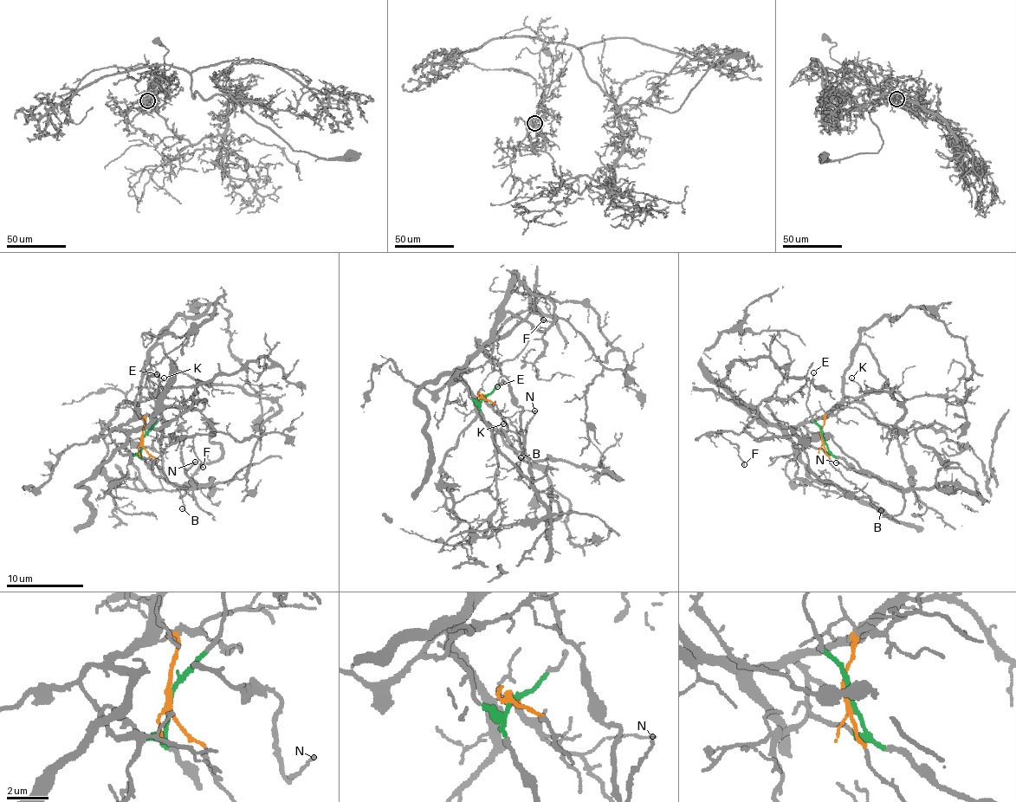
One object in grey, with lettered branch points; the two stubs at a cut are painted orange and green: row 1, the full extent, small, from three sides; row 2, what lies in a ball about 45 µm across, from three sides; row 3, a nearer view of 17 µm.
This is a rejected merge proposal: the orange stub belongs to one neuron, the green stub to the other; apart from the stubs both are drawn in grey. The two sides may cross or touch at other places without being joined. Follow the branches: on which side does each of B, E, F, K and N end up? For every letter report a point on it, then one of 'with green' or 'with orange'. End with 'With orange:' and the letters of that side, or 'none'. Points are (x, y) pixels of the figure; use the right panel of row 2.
B: (881, 510) | with orange
E: (813, 372) | with green
F: (744, 464) | with orange
K: (851, 378) | with orange
N: (836, 462) | with green
With orange: B, F, K

